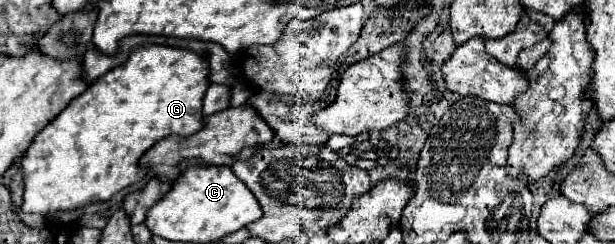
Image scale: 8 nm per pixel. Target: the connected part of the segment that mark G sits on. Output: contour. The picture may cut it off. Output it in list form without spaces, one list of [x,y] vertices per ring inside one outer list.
[[[149,45],[133,49],[129,59],[101,75],[89,85],[85,93],[75,97],[35,139],[19,161],[23,175],[23,213],[55,215],[61,211],[75,211],[89,203],[107,201],[115,193],[135,185],[145,177],[145,169],[139,169],[141,155],[157,141],[179,135],[189,137],[203,127],[201,93],[209,87],[207,63],[193,51],[173,49],[161,45]]]

